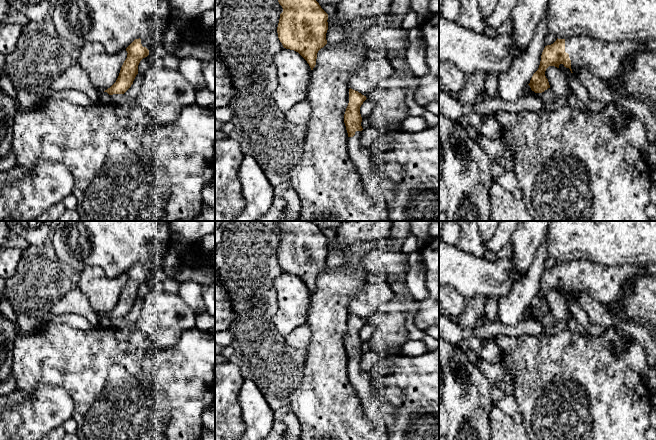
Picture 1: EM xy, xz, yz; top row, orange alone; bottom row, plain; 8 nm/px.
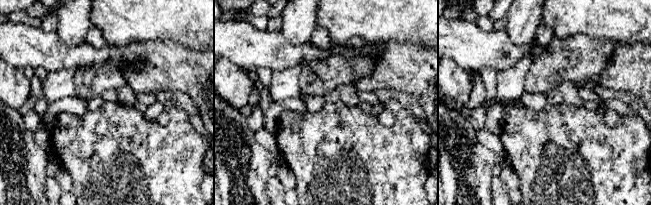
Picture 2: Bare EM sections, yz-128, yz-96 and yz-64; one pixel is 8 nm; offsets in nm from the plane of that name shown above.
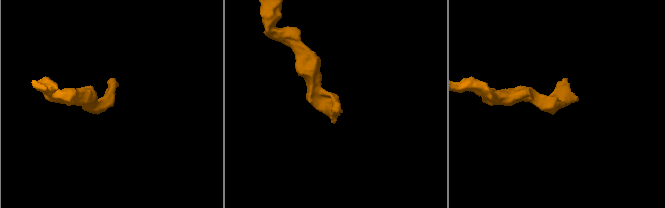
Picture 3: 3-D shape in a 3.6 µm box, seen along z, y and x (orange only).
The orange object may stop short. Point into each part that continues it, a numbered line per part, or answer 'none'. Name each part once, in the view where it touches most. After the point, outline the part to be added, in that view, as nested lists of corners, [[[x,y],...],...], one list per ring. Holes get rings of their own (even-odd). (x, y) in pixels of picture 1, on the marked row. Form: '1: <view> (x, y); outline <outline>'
1: yz (605, 60); outline [[[587,36],[565,39],[571,69],[587,68],[593,76],[605,82],[618,77],[631,64],[633,55],[642,50],[656,51],[656,41],[605,42]]]

